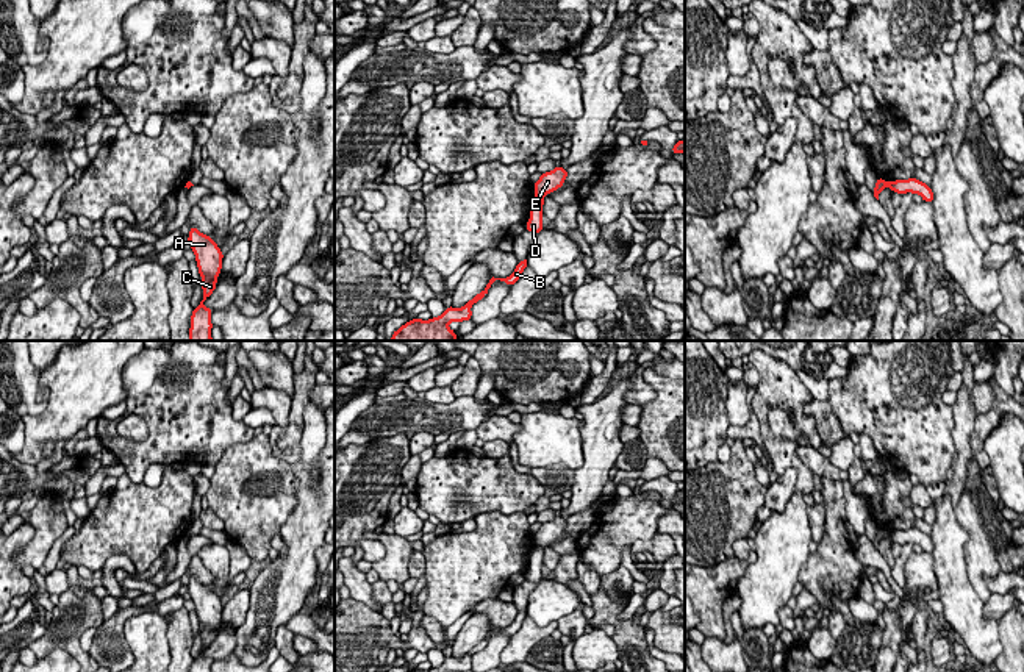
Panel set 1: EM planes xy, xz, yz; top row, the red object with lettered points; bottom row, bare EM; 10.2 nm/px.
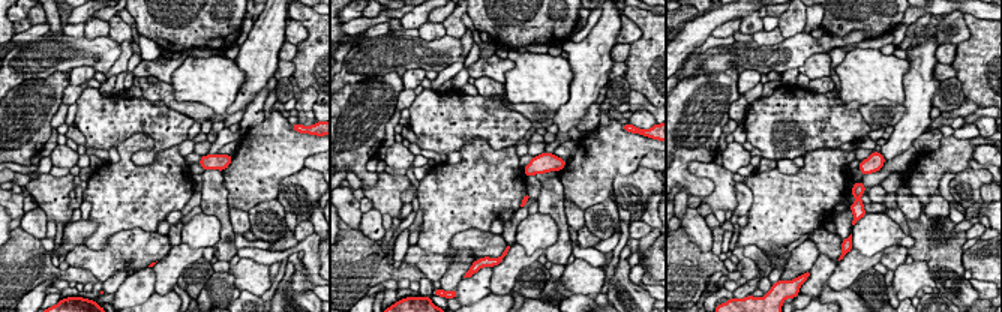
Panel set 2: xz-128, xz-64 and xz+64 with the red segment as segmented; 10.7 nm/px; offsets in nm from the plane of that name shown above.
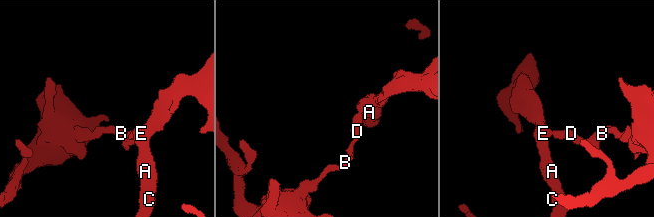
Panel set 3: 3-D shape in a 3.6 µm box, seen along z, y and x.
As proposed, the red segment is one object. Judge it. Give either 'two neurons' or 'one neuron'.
two neurons

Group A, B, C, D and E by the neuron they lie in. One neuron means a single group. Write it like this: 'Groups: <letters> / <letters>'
Groups: A C E / B D

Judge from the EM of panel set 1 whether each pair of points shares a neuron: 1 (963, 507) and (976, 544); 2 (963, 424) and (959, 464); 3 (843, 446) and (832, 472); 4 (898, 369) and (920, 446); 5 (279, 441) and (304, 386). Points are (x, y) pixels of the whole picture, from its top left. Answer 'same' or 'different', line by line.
1: same
2: same
3: different
4: same
5: same

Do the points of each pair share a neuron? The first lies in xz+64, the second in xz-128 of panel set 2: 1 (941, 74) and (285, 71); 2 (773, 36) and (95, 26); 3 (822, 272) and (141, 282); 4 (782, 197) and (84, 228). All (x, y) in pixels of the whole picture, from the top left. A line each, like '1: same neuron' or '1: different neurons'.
1: same neuron
2: same neuron
3: same neuron
4: different neurons

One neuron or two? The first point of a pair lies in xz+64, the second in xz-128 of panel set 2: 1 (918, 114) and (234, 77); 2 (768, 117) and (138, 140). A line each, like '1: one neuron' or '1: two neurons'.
1: two neurons
2: two neurons

